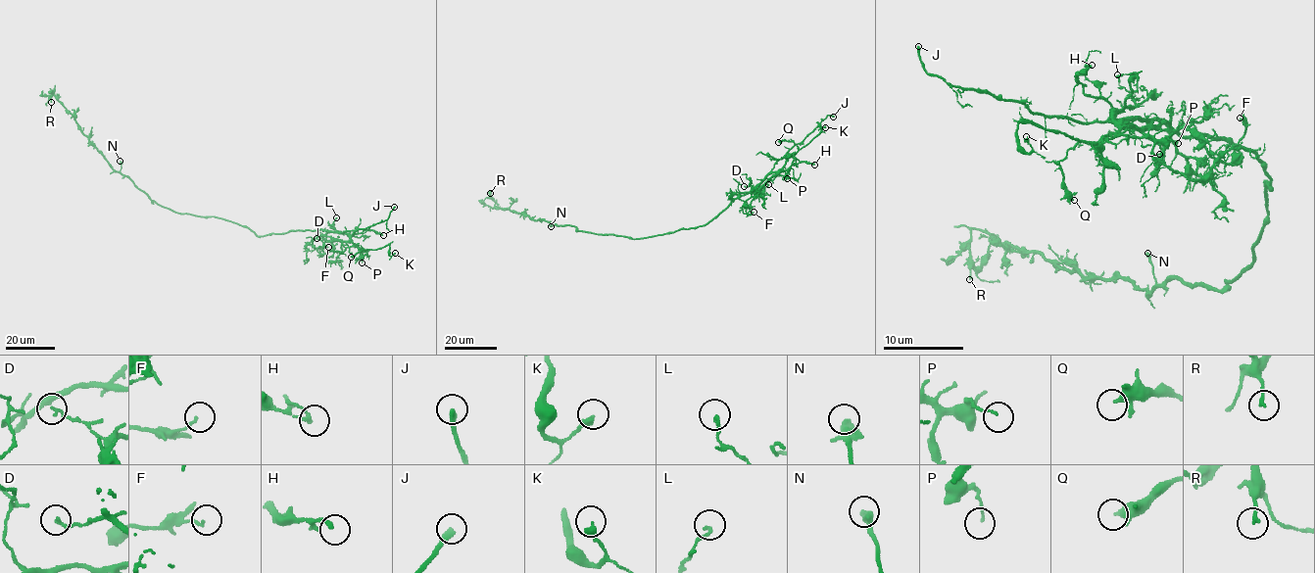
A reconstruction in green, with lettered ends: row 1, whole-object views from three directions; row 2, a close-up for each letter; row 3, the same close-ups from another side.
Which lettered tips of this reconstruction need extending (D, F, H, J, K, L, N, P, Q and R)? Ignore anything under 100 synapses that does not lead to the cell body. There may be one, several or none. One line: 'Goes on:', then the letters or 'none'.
Goes on: J

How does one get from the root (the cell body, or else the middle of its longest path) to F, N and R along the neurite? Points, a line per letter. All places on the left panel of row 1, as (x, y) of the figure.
F: (219, 217), (260, 236), (320, 229), (349, 237), (347, 241), (330, 241), (327, 253), (317, 251), (328, 247)
N: (219, 217), (180, 214), (152, 202), (121, 172), (120, 161)
R: (219, 217), (180, 214), (152, 202), (128, 177), (114, 169), (58, 101), (54, 88), (51, 102)

